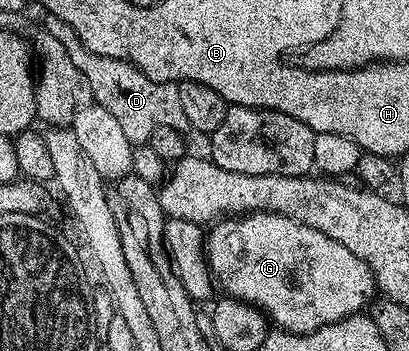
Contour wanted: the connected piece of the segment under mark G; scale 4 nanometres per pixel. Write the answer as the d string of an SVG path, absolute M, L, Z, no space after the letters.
M247 212L245 216L217 221L205 233L204 251L210 275L223 288L222 292L261 309L269 323L284 332L315 332L326 324L361 313L366 291L372 288L372 277L356 254L320 230L275 212Z

